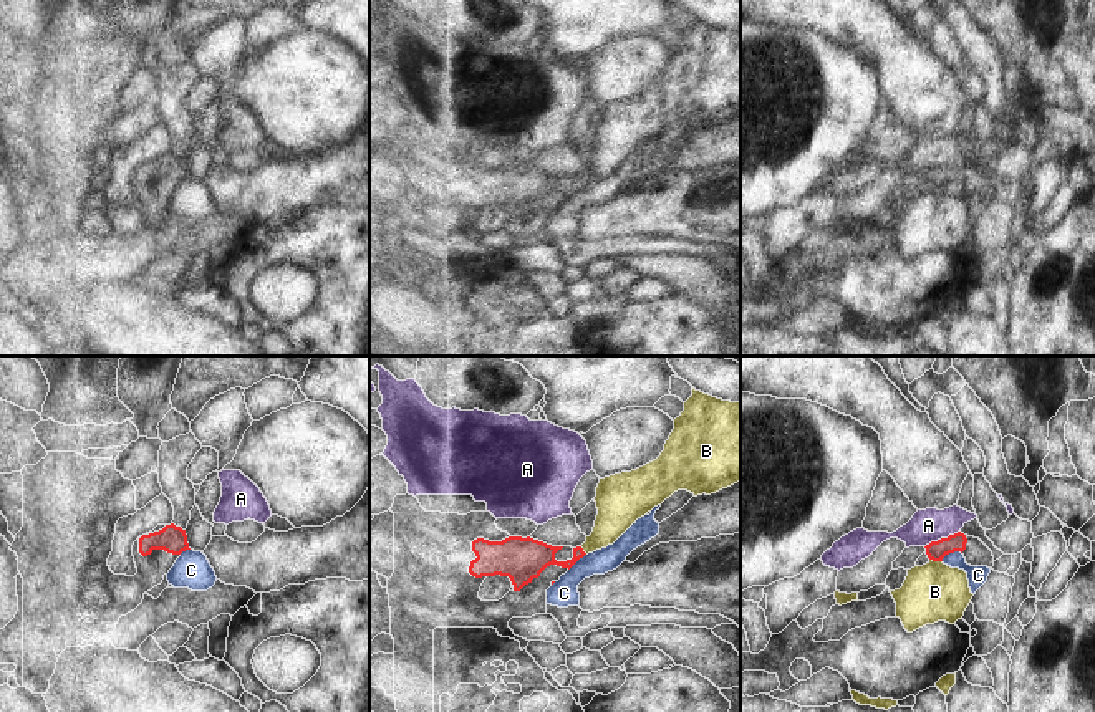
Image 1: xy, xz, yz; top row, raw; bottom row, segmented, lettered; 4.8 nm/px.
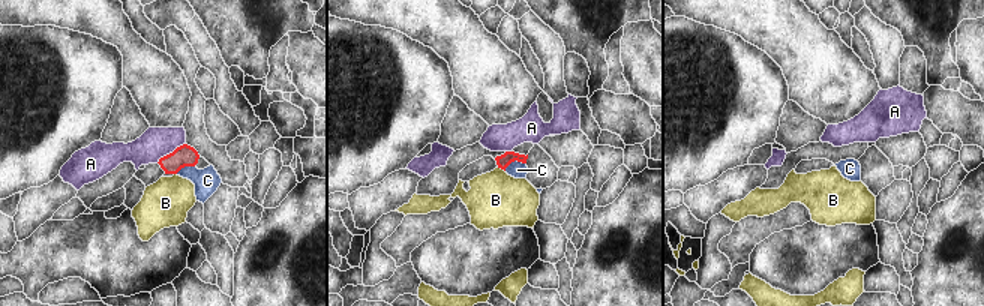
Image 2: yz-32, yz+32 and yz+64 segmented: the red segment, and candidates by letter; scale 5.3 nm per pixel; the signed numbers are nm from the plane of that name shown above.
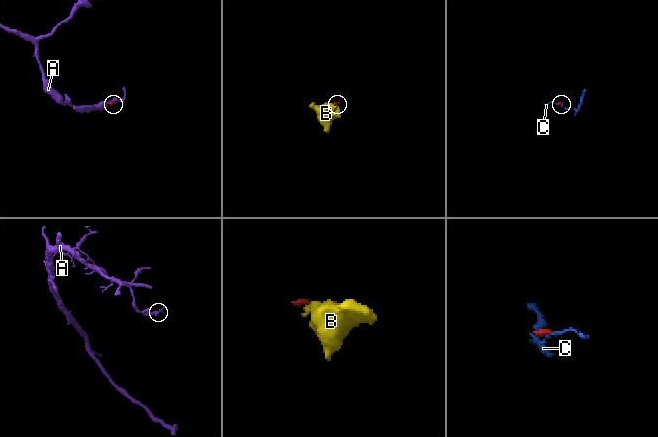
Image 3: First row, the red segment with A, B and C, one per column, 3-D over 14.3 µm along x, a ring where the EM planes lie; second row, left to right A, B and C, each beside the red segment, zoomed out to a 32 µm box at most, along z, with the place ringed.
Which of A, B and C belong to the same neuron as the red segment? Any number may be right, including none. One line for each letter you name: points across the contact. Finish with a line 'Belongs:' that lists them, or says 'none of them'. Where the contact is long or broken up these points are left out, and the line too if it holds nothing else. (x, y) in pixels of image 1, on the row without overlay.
Belongs: none of them.

